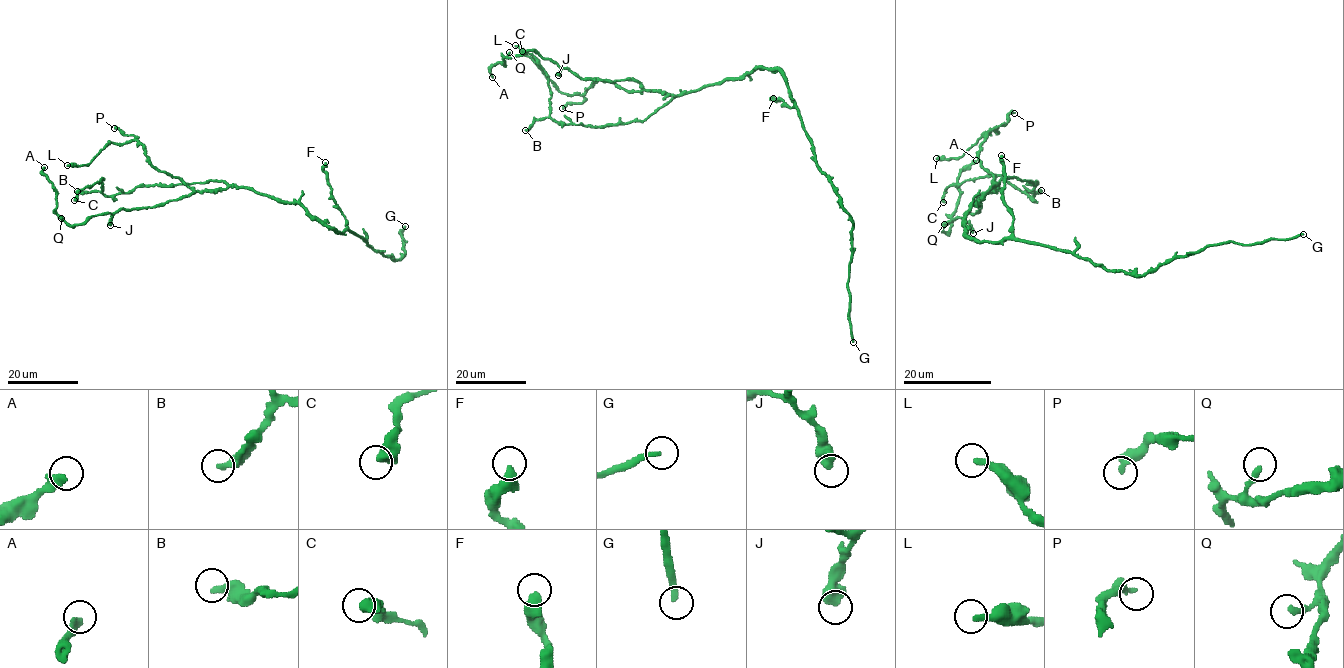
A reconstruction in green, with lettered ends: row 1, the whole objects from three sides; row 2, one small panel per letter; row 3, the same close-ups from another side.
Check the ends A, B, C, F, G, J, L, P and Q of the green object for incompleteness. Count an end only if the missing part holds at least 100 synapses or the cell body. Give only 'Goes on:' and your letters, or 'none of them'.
Goes on: G

